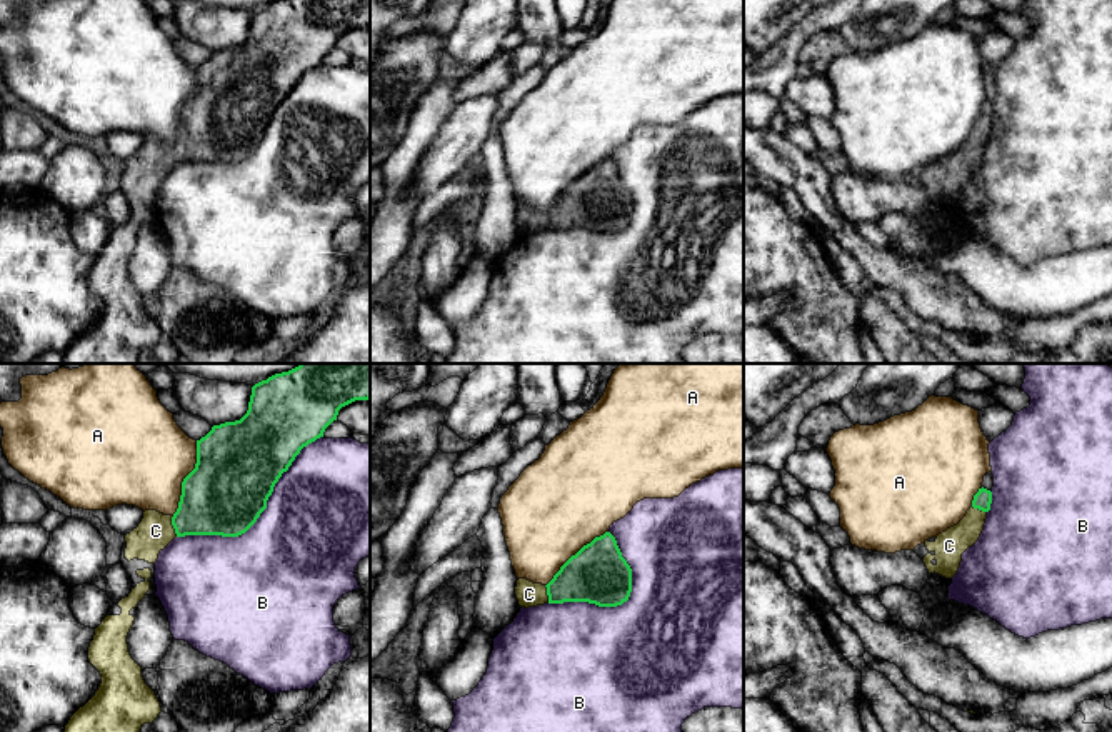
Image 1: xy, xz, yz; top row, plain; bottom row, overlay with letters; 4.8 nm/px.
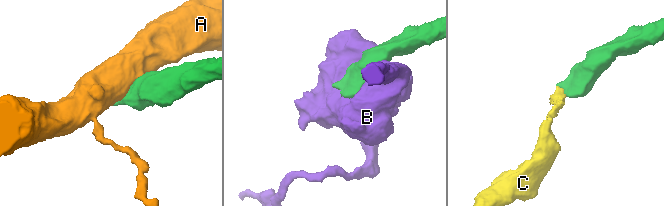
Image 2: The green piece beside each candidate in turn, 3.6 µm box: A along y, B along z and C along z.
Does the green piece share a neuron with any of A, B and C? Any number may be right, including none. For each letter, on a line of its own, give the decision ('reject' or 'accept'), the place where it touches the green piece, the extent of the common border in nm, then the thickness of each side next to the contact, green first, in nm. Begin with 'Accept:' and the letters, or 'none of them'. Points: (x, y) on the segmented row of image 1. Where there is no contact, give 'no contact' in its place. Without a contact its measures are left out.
Accept: C
A: reject; contact xy (184, 479); length 400 nm; calibres 400 and 480 nm
B: reject; contact xy (260, 512); length 850 nm; calibres 400 and 500 nm
C: accept; contact xy (174, 527); length 100 nm; calibres 360 and 170 nm

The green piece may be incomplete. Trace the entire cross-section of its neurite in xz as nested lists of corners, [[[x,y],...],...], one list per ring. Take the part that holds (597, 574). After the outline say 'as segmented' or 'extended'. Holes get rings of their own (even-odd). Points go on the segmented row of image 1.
[[[605,532],[572,555],[547,584],[518,579],[515,595],[520,607],[589,602],[617,607],[632,592],[632,569],[622,557],[615,537]]]; extended

